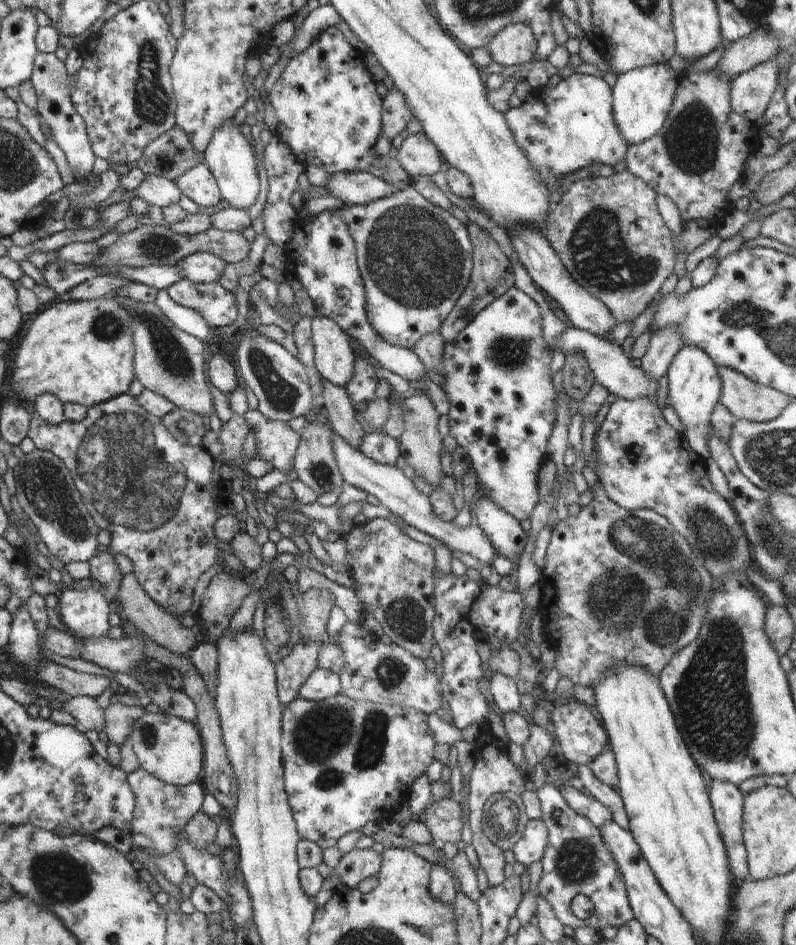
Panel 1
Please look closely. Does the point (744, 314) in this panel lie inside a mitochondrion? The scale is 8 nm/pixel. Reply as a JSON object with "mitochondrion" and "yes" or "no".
{"mitochondrion":"yes"}

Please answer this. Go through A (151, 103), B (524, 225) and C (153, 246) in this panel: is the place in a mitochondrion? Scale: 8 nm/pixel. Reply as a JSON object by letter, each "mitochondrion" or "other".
{"A":"mitochondrion","B":"other","C":"mitochondrion"}

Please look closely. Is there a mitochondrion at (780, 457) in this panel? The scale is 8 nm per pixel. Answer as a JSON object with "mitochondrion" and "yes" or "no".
{"mitochondrion":"yes"}

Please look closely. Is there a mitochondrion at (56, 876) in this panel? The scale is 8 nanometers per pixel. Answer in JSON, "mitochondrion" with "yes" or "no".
{"mitochondrion":"yes"}

